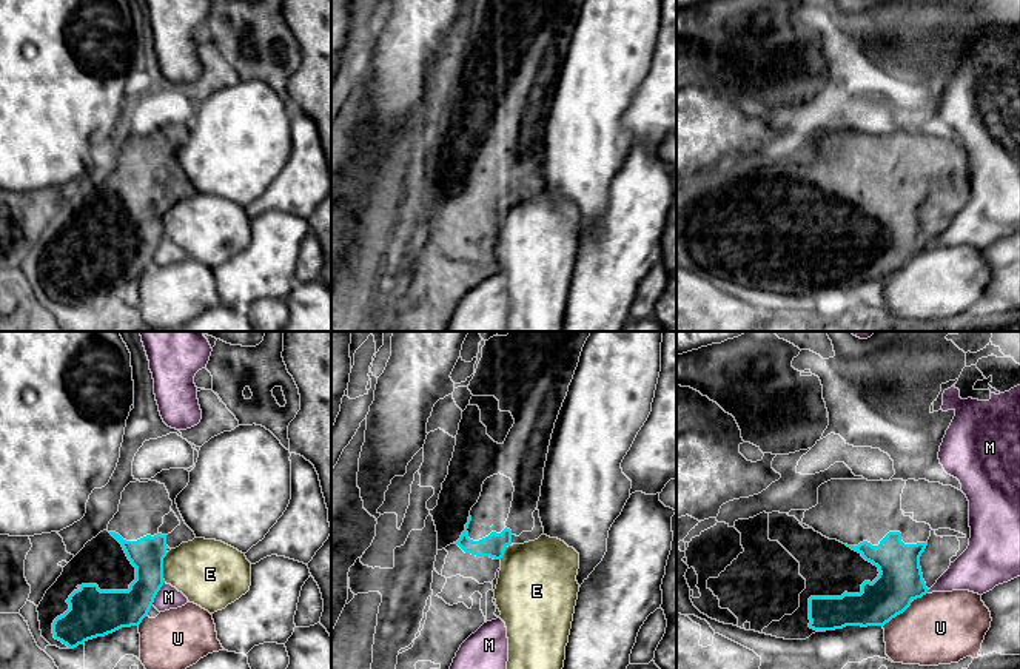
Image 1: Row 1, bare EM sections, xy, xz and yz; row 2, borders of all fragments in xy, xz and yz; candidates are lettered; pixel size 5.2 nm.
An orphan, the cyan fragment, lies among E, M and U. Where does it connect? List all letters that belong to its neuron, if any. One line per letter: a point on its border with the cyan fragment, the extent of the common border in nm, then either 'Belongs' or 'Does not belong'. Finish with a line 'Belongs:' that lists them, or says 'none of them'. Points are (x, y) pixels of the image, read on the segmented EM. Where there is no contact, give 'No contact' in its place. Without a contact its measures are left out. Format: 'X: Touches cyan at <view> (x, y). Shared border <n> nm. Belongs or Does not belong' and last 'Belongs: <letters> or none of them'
E: Touches cyan at xy (162, 568). Shared border 160 nm. Does not belong
M: Touches cyan at xy (156, 594). Shared border 140 nm. Does not belong
U: Touches cyan at yz (905, 609). Shared border 300 nm. Does not belong
Belongs: none of them

